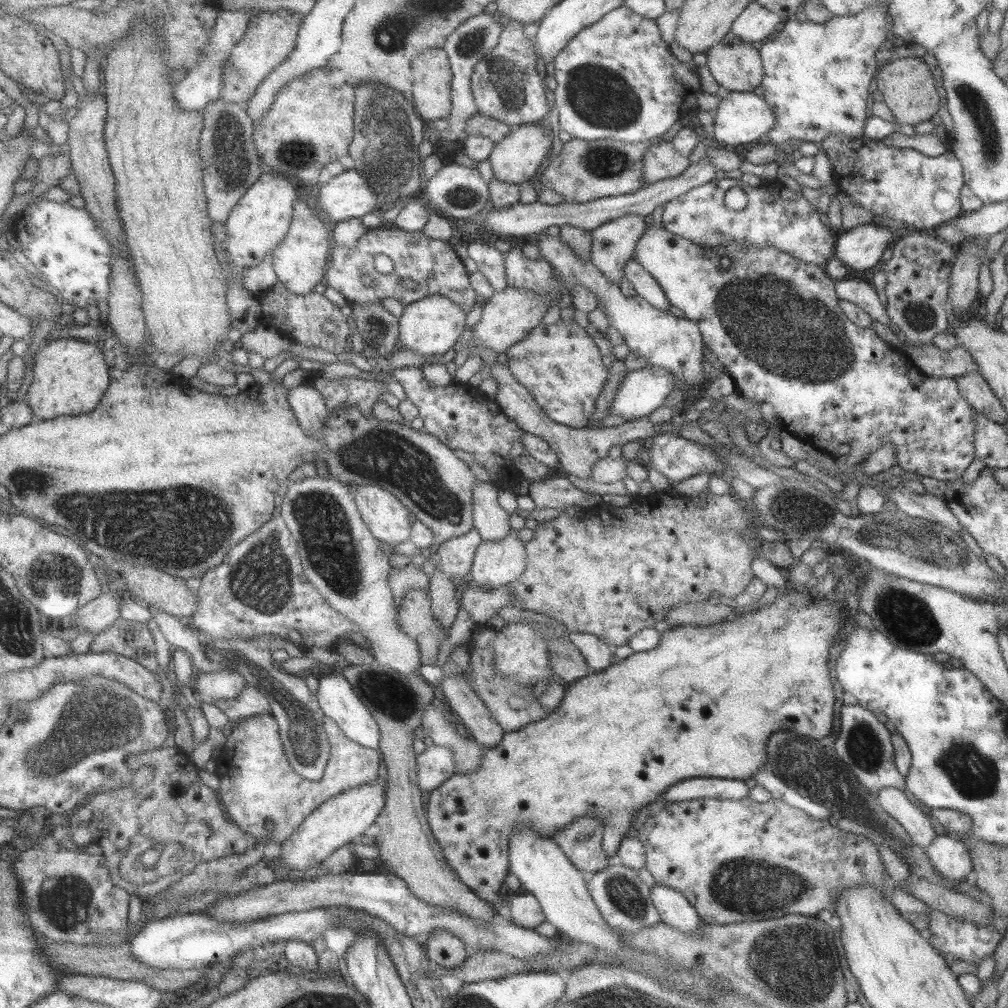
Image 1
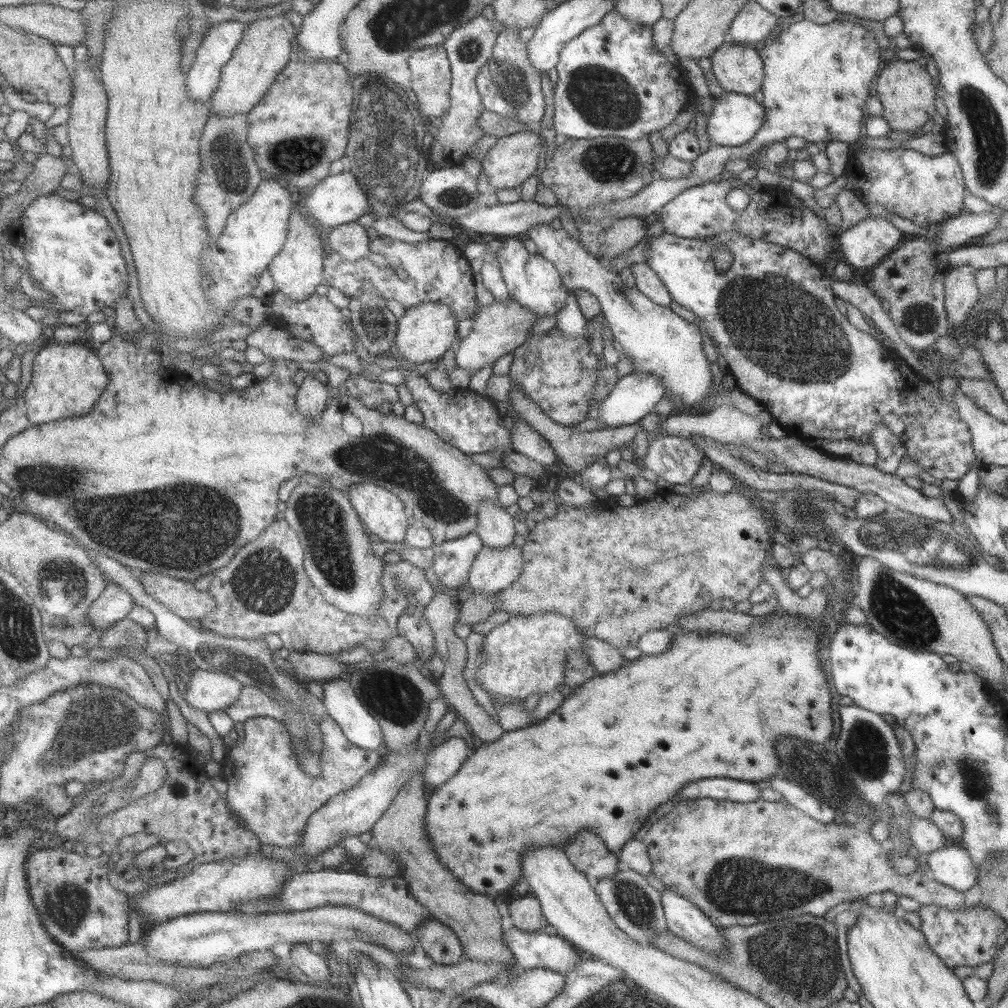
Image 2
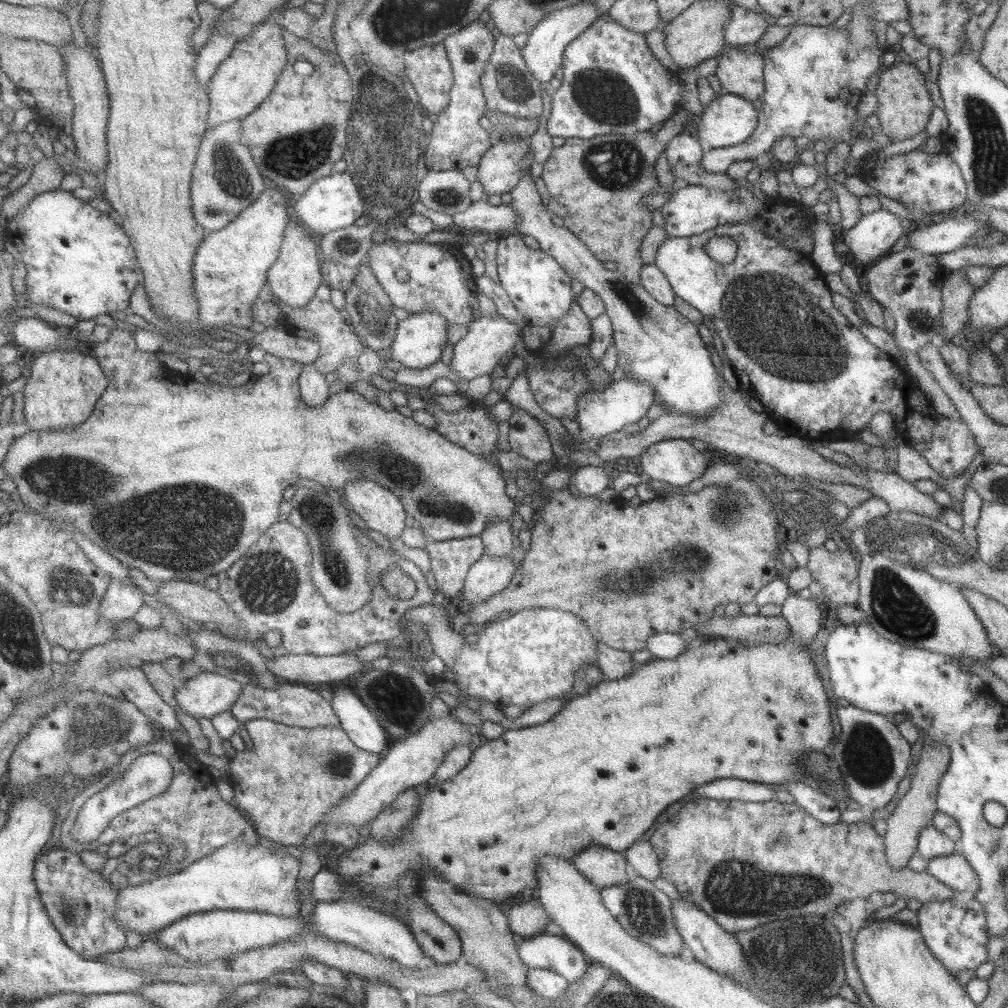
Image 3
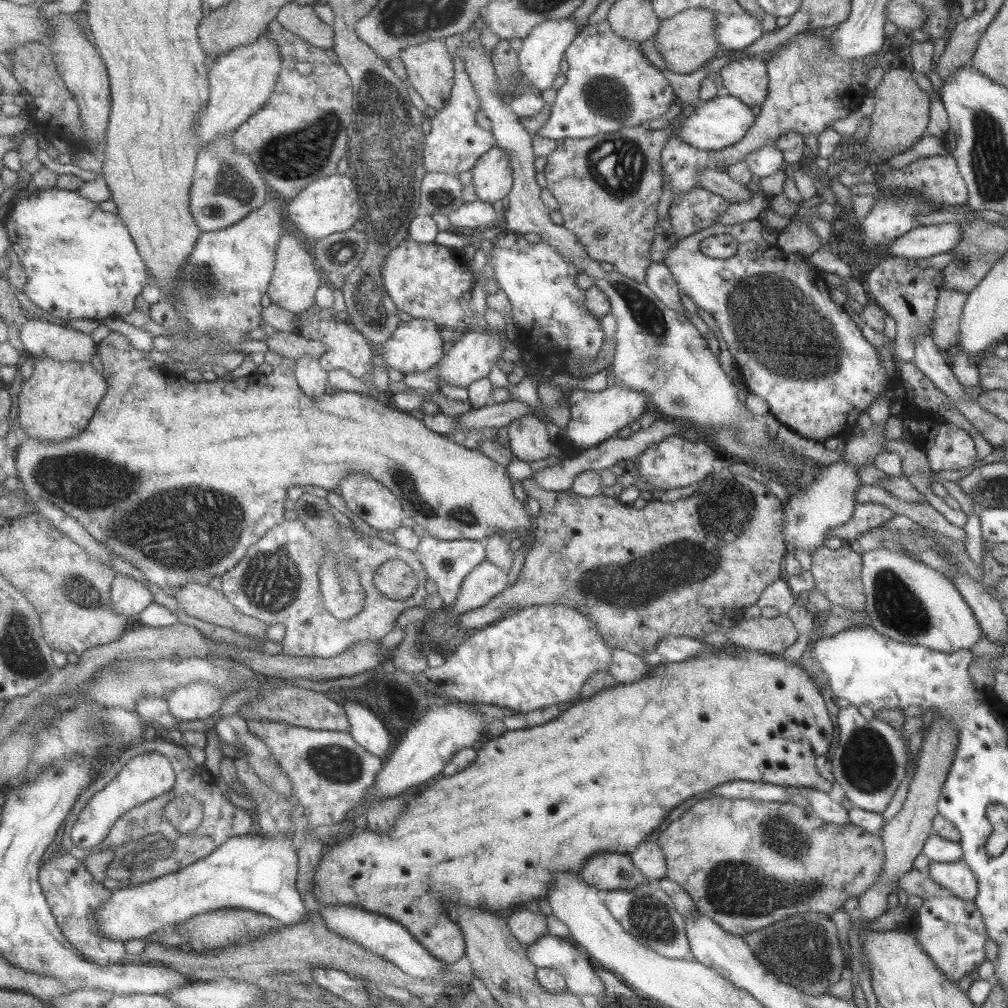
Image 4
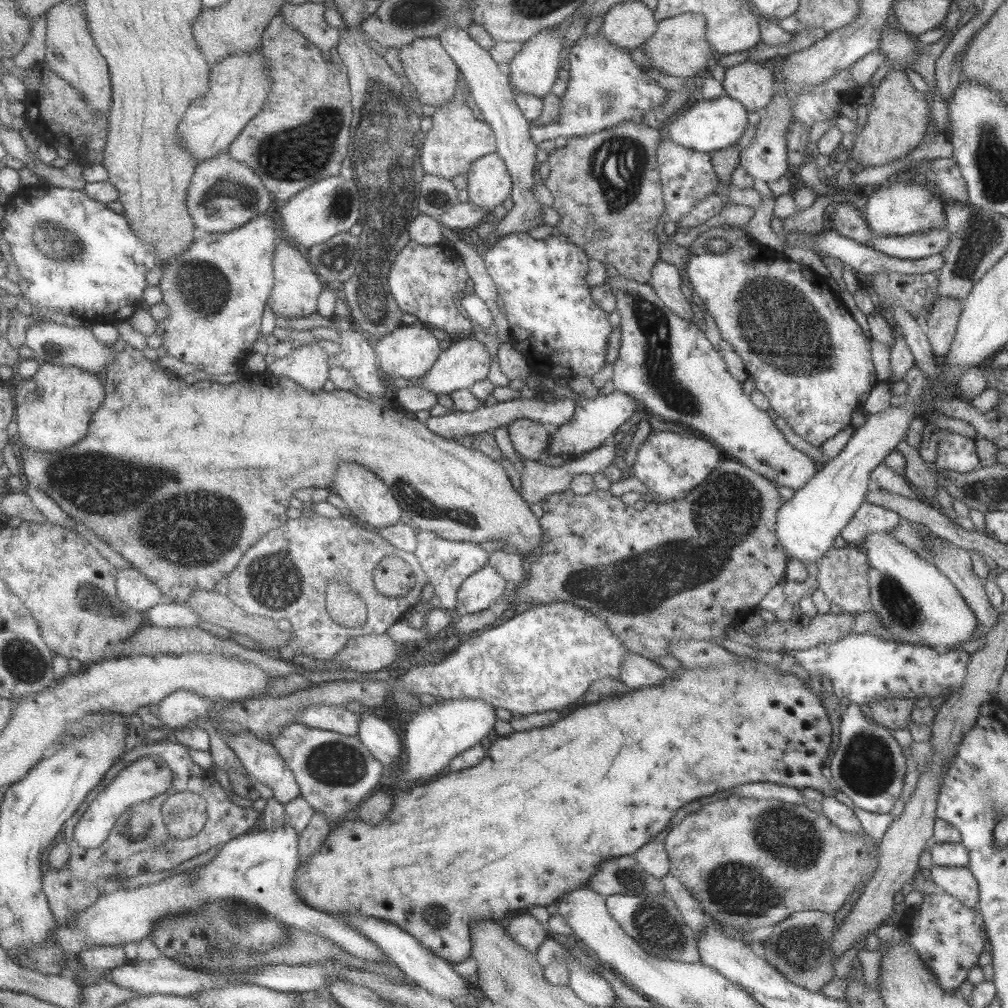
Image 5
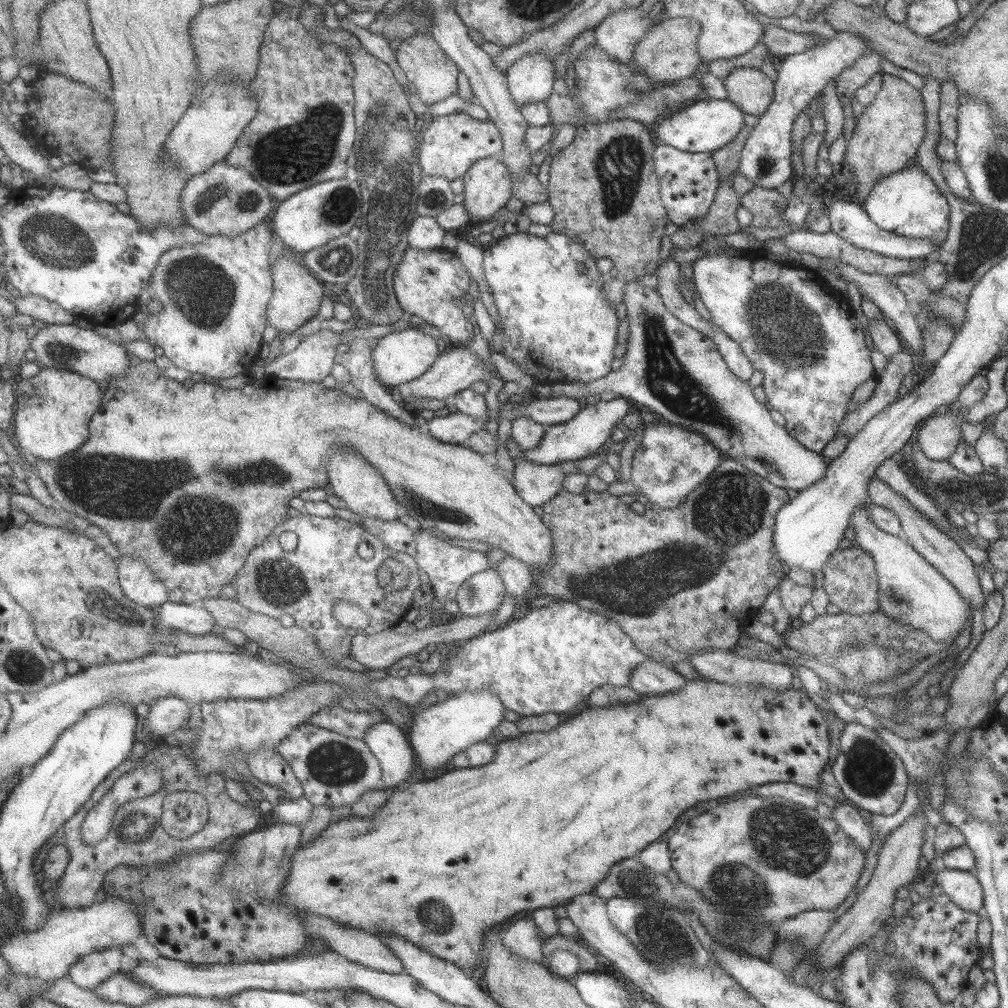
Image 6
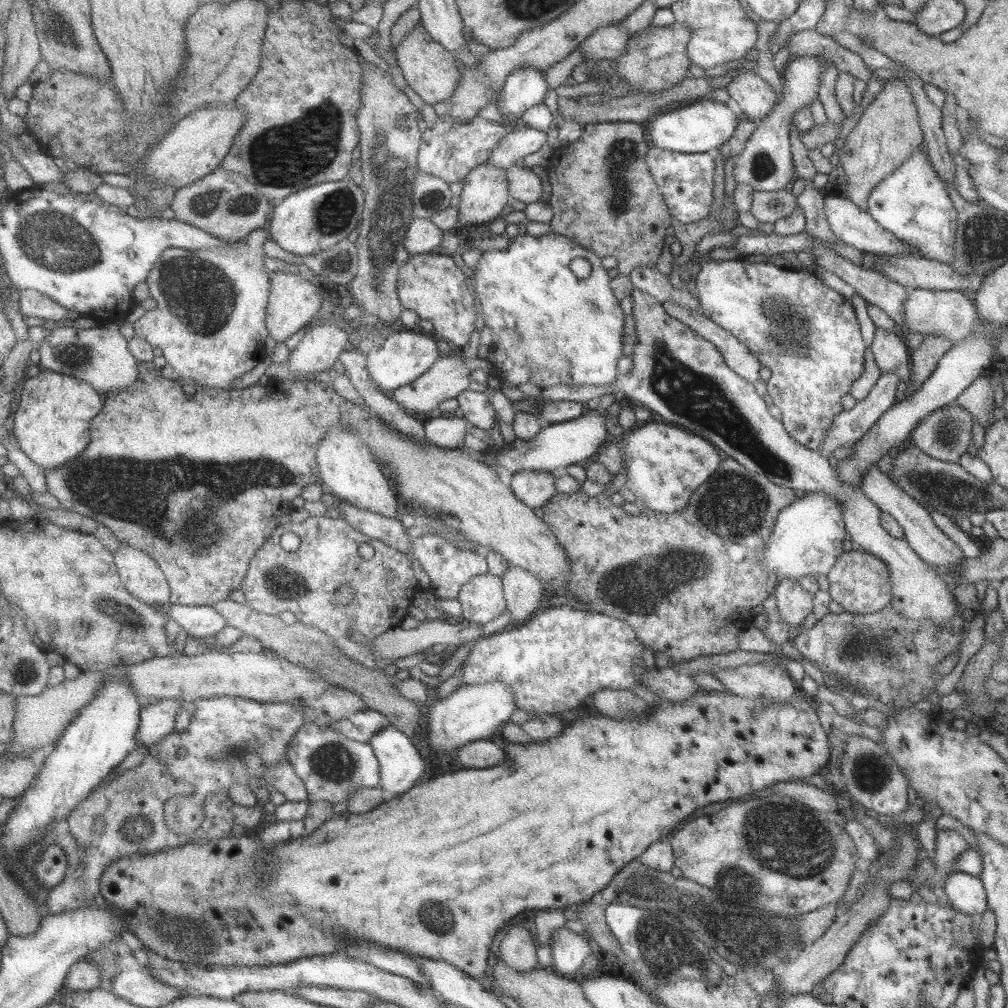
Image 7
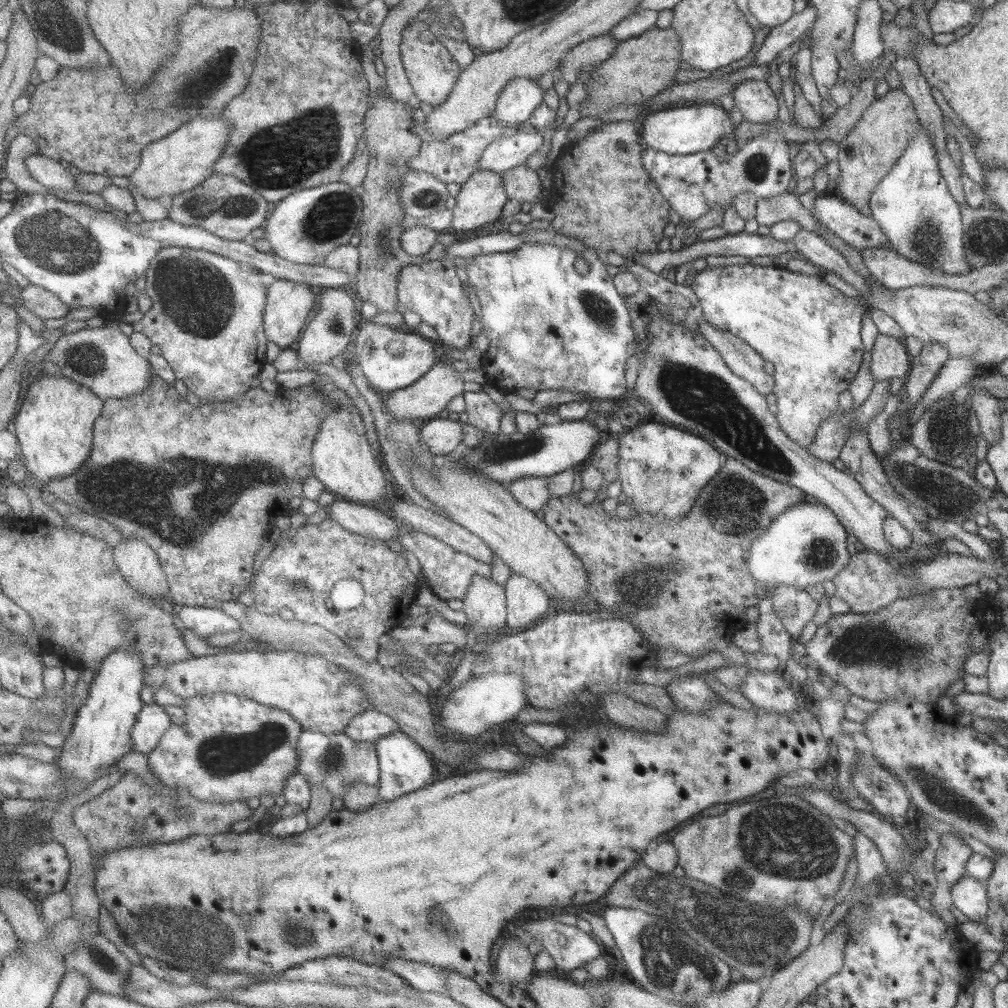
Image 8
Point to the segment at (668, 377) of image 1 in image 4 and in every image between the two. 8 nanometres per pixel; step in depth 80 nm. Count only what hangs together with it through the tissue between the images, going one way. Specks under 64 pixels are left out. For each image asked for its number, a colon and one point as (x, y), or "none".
2: (634, 395)
3: (598, 413)
4: (596, 416)

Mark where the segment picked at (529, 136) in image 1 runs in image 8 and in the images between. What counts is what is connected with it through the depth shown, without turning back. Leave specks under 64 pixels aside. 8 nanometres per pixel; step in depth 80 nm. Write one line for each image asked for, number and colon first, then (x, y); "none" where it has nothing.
2: (513, 158)
3: (504, 163)
4: (492, 178)
5: (489, 183)
6: (487, 184)
7: (484, 192)
8: (480, 198)

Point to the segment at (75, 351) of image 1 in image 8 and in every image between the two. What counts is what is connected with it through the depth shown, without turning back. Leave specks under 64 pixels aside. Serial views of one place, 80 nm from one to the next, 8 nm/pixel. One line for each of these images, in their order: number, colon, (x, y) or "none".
2: (68, 380)
3: (64, 387)
4: (57, 402)
5: (54, 408)
6: (54, 410)
7: (52, 425)
8: (55, 426)

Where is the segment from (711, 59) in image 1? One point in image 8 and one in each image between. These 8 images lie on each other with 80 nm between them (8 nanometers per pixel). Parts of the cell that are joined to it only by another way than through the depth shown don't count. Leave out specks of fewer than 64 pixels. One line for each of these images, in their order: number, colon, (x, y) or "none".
2: (738, 68)
3: (740, 71)
4: (745, 79)
5: (749, 83)
6: (751, 91)
7: (755, 98)
8: (757, 103)

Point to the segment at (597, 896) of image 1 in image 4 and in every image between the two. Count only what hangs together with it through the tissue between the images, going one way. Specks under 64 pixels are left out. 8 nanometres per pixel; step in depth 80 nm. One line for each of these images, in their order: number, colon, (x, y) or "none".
2: (634, 907)
3: (643, 911)
4: (646, 912)

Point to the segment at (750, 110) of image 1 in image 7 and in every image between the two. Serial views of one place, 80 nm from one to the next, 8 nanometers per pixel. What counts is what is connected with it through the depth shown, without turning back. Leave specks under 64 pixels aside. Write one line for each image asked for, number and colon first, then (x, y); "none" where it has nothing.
2: (735, 118)
3: (728, 120)
4: (715, 124)
5: (711, 125)
6: (705, 126)
7: (702, 126)

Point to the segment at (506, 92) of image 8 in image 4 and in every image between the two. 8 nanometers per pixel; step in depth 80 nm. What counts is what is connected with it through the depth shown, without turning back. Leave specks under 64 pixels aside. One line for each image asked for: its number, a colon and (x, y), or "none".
4: (542, 50)
5: (533, 70)
6: (530, 79)
7: (525, 87)

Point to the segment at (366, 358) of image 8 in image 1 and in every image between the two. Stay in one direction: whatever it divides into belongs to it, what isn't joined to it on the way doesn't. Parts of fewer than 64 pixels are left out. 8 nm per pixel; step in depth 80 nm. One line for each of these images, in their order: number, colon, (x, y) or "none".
1: (430, 326)
2: (426, 331)
3: (420, 339)
4: (416, 345)
5: (410, 351)
6: (400, 356)
7: (395, 358)

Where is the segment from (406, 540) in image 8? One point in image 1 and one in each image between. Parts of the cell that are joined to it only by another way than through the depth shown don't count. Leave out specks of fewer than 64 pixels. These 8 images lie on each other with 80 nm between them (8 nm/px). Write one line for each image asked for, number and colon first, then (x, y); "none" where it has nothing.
1: (455, 556)
2: (452, 560)
3: (450, 561)
4: (447, 563)
5: (447, 564)
6: (447, 564)
7: (449, 568)

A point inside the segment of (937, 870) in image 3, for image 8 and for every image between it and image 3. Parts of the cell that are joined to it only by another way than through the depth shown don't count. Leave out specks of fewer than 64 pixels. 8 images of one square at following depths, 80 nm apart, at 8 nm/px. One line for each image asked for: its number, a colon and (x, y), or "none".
4: (956, 878)
5: (958, 881)
6: (962, 887)
7: (964, 892)
8: (969, 900)

